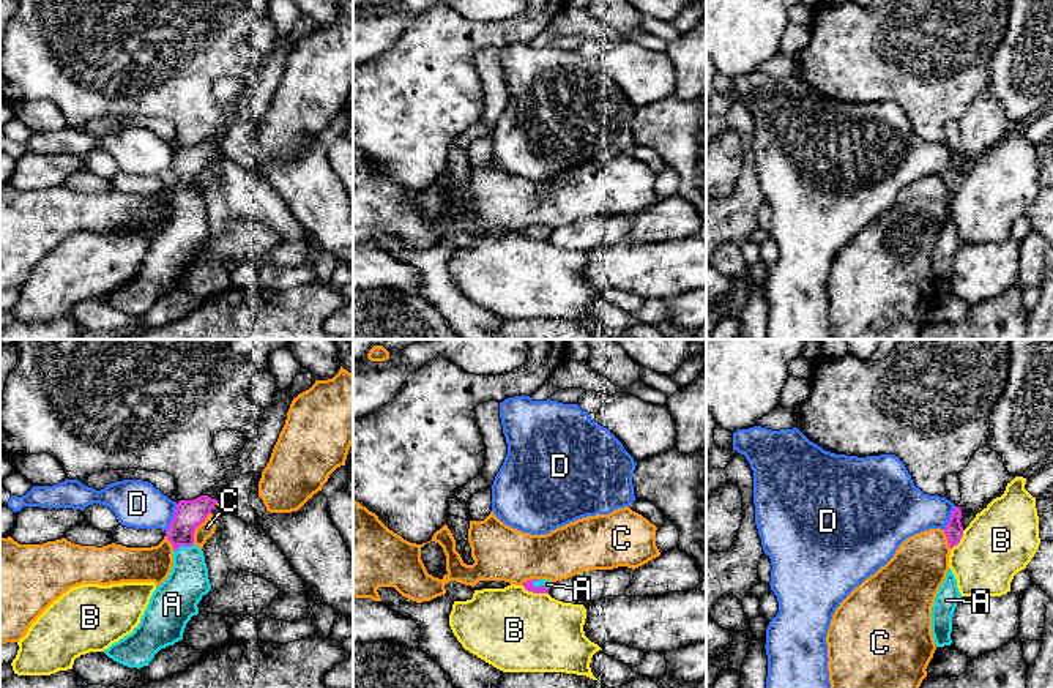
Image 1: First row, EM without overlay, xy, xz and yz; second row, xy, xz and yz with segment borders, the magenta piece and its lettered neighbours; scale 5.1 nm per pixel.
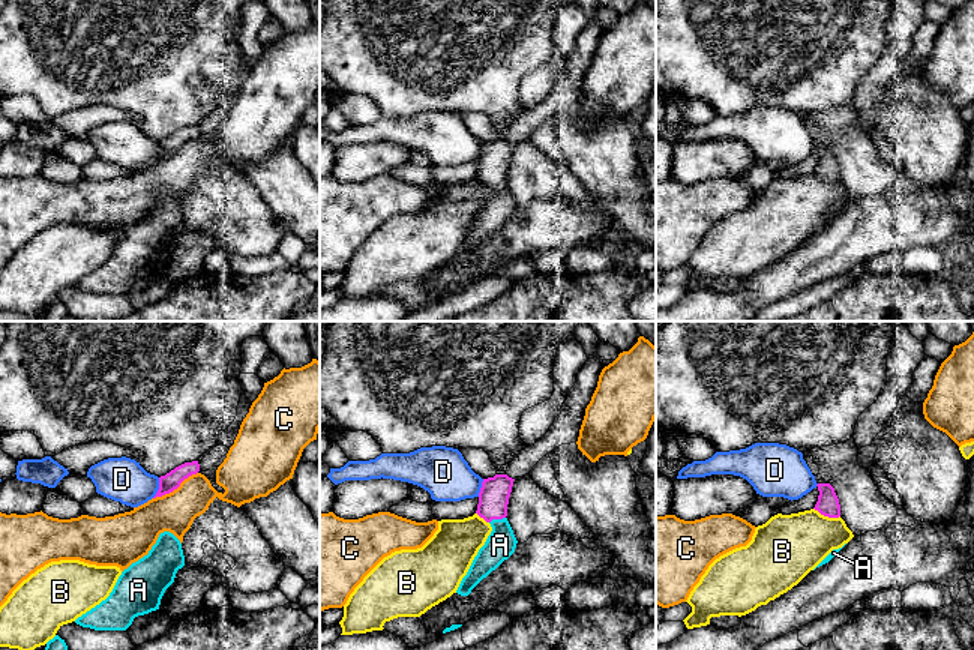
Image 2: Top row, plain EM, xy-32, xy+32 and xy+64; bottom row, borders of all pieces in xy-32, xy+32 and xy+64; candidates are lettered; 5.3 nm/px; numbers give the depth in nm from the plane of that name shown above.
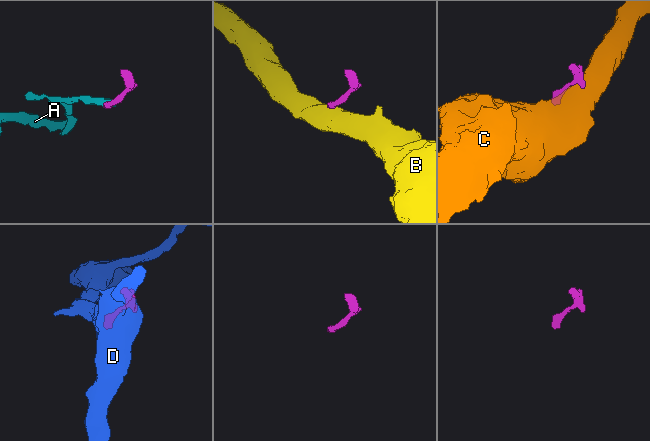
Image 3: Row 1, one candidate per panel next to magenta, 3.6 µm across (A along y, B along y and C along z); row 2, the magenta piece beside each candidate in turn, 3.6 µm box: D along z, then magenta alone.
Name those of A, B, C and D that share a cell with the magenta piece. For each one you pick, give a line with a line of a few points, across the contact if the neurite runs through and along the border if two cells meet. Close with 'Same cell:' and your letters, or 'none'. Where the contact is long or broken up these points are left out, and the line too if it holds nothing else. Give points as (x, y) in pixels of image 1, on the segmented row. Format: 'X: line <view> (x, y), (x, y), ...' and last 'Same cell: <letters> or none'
A: line xy (188, 515), (183, 524), (183, 545), (188, 557), (188, 581)
Same cell: A

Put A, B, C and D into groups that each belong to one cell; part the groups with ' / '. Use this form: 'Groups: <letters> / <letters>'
Groups: A / B / C / D

